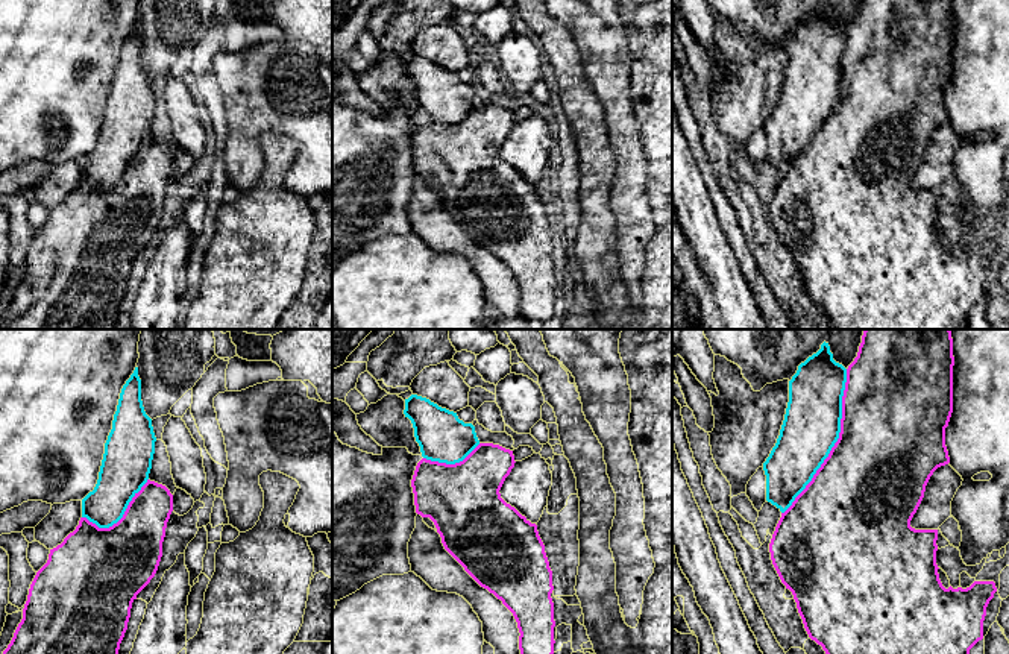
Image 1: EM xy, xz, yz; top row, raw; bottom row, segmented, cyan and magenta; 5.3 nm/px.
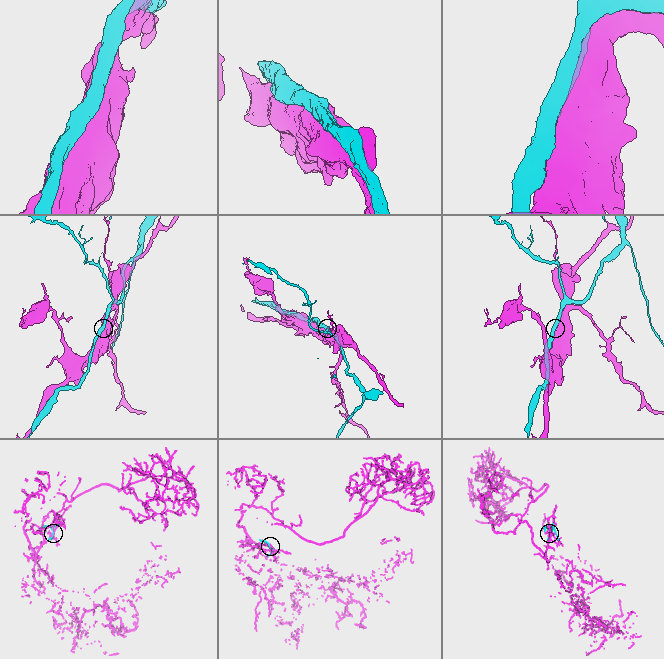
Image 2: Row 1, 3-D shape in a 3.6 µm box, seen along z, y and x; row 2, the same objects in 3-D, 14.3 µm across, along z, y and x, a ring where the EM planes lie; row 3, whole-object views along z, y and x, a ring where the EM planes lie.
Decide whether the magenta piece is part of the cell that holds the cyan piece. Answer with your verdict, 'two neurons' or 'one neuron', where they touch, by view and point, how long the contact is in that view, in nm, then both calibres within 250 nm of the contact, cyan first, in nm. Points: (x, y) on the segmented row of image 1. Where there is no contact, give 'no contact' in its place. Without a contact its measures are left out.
two neurons | yz (836, 440) | 850 nm | 300/500 nm

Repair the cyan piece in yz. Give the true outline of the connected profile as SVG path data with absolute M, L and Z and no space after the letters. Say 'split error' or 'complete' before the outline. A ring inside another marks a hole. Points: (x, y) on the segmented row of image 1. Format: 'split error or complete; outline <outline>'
complete; outline M828 343L798 366L789 381L789 402L775 446L763 463L766 501L784 513L812 481L839 439L847 369L833 360Z

